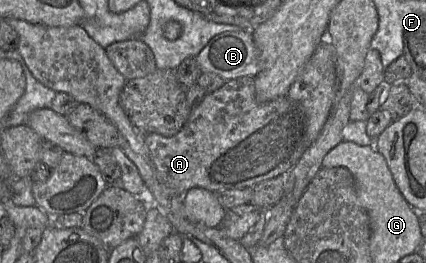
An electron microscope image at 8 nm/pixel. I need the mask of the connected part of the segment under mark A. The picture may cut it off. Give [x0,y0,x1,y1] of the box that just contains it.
[145,76,308,196]

